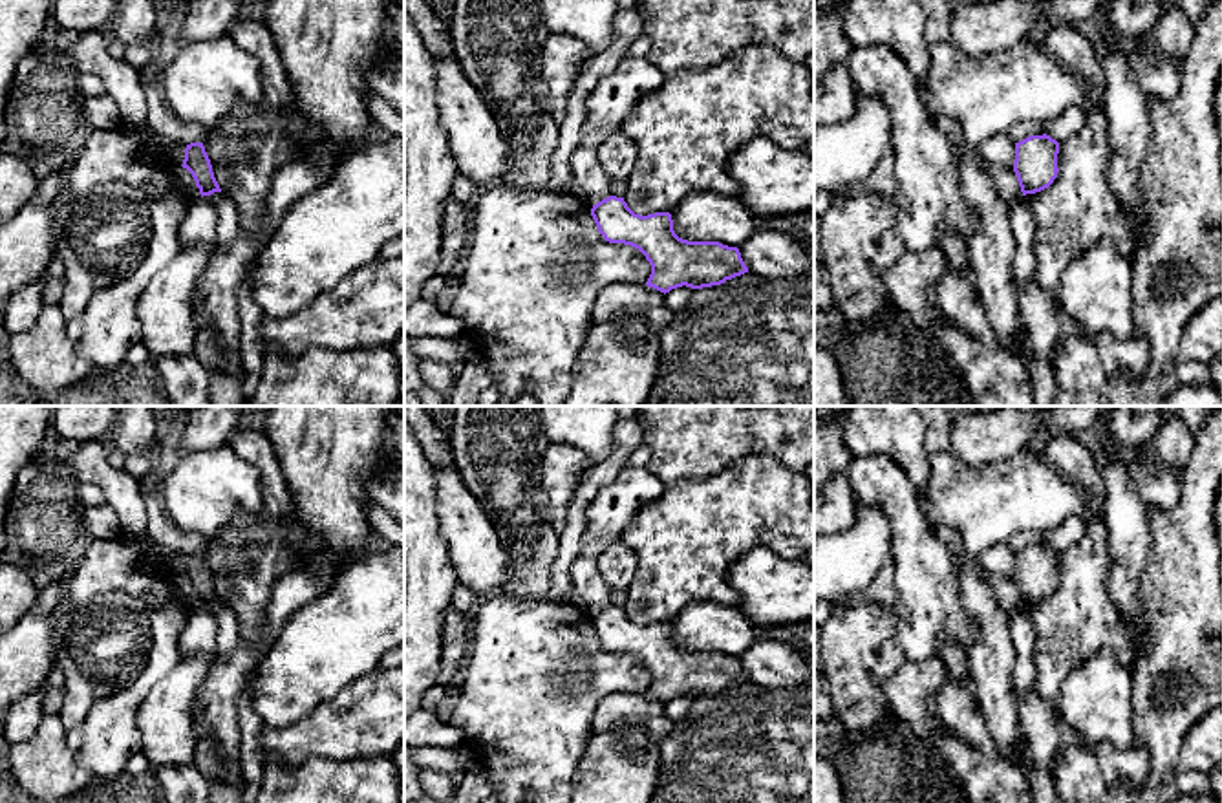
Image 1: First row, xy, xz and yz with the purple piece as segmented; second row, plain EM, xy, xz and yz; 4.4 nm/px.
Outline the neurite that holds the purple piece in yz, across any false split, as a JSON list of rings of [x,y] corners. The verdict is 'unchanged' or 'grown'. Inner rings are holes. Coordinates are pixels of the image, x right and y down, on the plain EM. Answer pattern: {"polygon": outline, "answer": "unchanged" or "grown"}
{"polygon": [[[1030,545],[1015,552],[1013,582],[1023,605],[1048,598],[1057,587],[1059,552],[1050,545]]], "answer": "unchanged"}

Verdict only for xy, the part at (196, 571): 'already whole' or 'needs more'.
already whole

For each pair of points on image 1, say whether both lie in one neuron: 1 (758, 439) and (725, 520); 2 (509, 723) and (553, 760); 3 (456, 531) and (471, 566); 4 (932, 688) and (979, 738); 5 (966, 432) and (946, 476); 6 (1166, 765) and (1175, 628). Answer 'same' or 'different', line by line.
1: different
2: same
3: same
4: same
5: different
6: same

